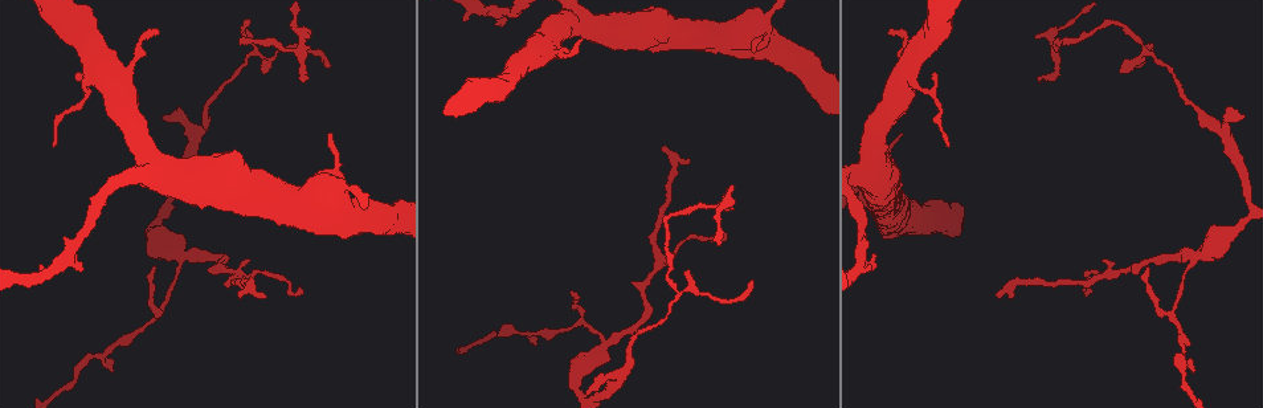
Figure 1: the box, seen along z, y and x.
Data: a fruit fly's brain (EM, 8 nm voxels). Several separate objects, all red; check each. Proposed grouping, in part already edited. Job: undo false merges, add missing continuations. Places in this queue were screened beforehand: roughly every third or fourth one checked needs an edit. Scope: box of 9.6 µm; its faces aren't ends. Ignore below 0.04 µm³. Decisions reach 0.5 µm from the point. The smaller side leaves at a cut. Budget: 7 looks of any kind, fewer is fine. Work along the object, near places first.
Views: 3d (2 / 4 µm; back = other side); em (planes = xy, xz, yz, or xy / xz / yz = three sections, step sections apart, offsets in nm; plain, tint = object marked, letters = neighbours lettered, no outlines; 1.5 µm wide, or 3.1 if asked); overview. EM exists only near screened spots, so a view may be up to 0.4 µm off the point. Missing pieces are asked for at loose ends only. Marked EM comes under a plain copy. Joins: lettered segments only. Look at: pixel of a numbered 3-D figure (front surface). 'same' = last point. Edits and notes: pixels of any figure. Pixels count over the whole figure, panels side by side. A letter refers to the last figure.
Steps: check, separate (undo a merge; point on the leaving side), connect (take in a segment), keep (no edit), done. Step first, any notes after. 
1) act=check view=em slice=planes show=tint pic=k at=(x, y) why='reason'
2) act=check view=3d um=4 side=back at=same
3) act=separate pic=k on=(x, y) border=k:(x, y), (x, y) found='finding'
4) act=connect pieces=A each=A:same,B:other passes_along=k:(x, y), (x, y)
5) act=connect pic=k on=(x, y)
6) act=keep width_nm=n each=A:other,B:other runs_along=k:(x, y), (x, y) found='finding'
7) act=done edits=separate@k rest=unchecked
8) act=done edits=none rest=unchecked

act=check view=em slice=planes show=letters pic=1 at=(1124, 71) why='tapers out'

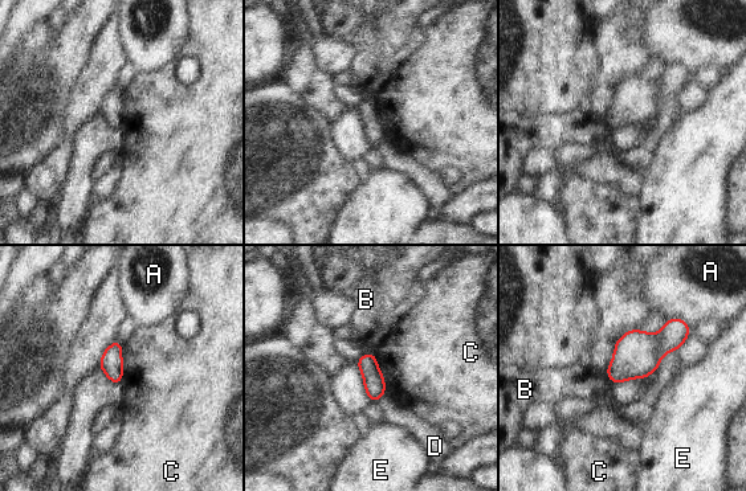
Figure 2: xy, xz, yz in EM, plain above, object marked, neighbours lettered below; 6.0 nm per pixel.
act=keep each=A:other,B:other,C:other,D:other,E:other border=2:(374, 355), (382, 373), (386, 395) found='no lettered segment goes on from it'

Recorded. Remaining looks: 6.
act=check view=3d um=2 side=back pic=1 at=(307, 78) why='tapers out'

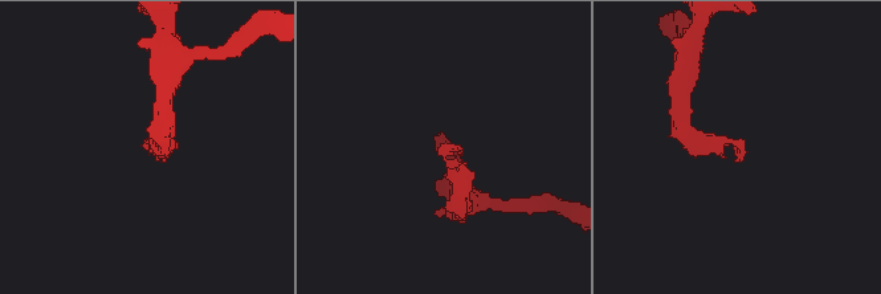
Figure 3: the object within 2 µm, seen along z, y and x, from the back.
act=check view=em slice=planes show=tint pic=3 at=(443, 148) why='need the tissue'

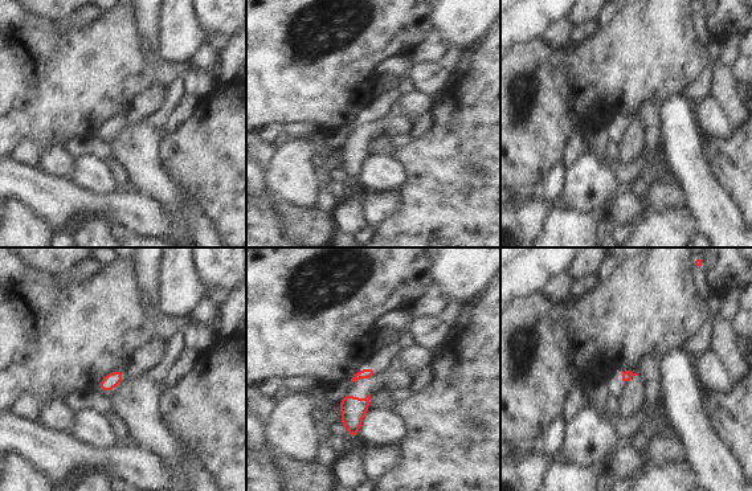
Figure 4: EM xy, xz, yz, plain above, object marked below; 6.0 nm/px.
act=check view=em slice=planes show=letters at=same

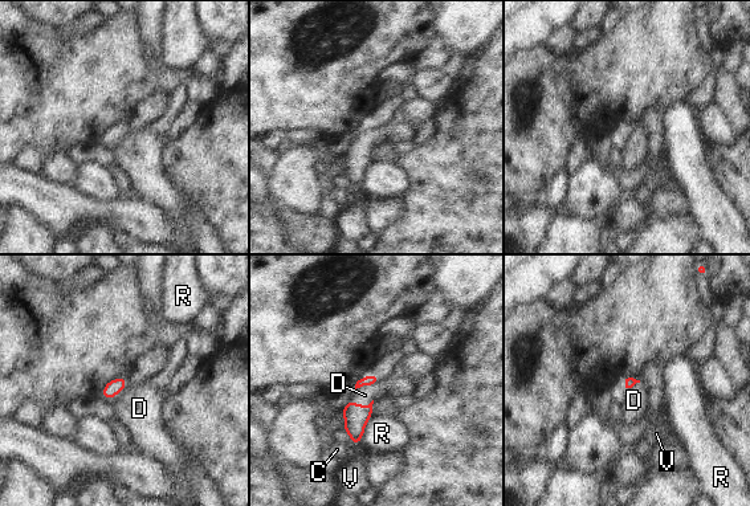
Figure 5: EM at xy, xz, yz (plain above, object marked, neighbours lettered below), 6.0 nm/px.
act=connect pieces=D longest_contact=R:190nm each=C:other,D:same,R:other,V:other passes_along=5:(371, 379), (369, 384), (365, 395) found='the cell continues'

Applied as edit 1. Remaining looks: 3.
act=check view=overview

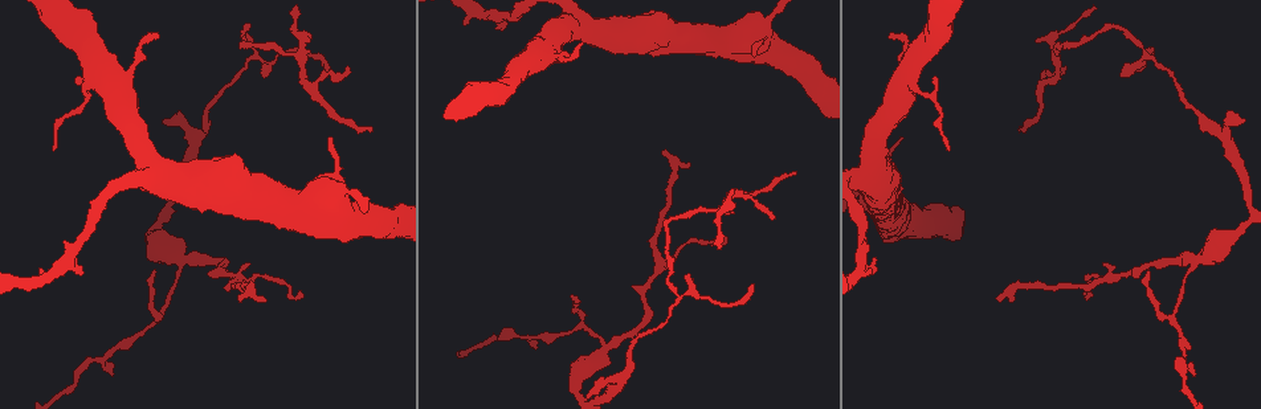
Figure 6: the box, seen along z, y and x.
act=check view=em slice=planes show=letters pic=6 at=(794, 175) why='an open end'

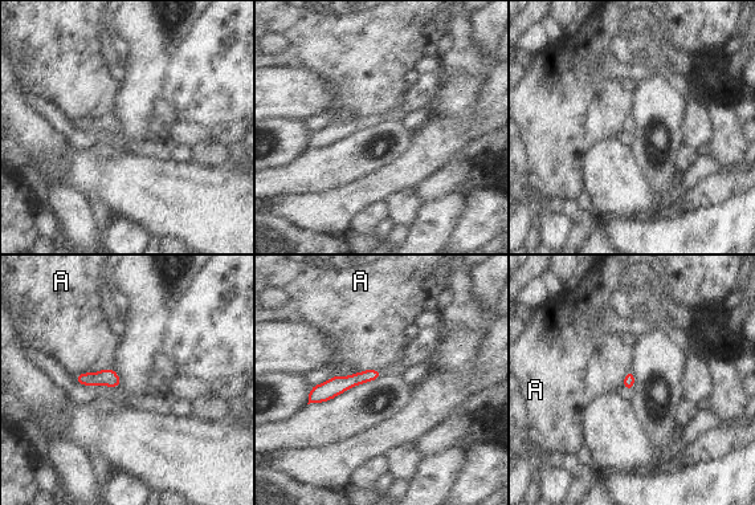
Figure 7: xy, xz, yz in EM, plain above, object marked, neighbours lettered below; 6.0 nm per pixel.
act=keep each=A:other runs_along=7:(376, 374), (337, 385), (311, 399) found='none of them fits'

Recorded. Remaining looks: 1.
act=done edits=connect@5 rest=unchecked

